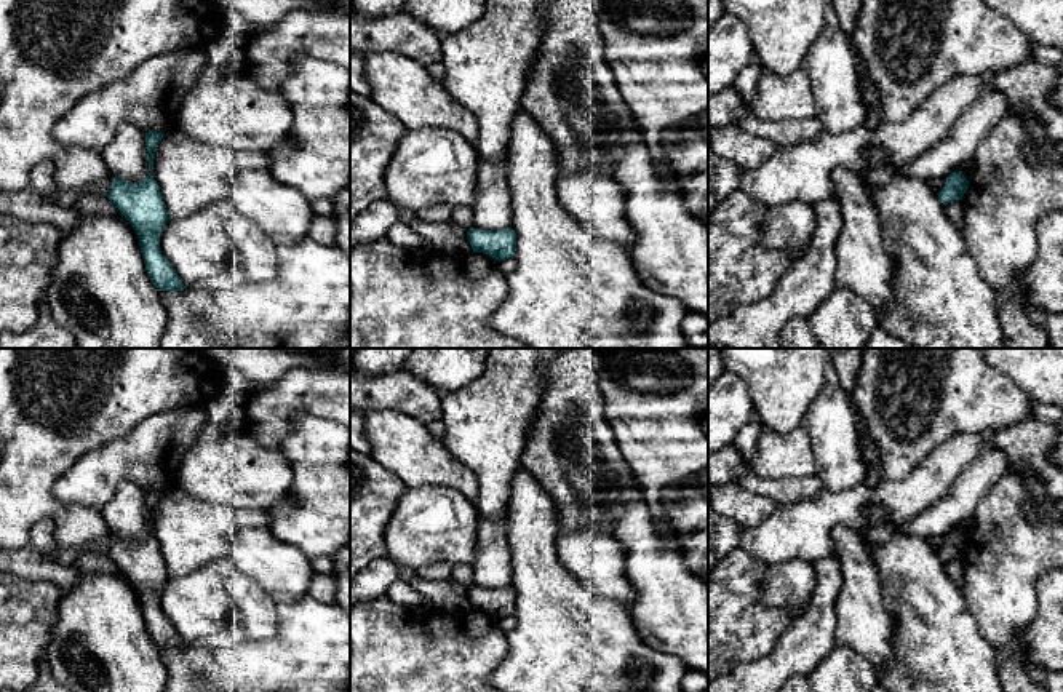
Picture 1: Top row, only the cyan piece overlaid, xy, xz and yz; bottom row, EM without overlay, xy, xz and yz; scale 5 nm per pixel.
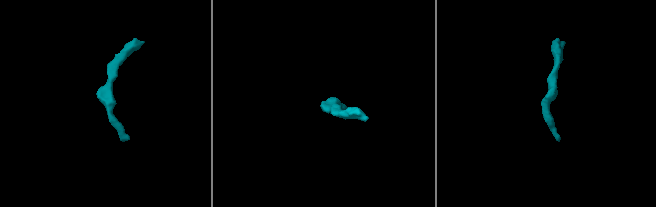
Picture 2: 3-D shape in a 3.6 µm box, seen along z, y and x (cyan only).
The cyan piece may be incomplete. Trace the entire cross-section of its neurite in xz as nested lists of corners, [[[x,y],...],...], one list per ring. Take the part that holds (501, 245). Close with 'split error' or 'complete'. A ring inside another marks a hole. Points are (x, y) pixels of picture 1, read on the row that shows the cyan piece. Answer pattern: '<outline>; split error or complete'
[[[512,227],[497,232],[470,229],[467,238],[473,253],[483,253],[497,262],[513,257],[516,253],[516,233]]]; complete

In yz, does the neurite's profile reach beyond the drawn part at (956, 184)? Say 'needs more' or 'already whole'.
already whole

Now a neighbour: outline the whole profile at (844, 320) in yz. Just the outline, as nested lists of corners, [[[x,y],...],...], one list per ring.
[[[838,284],[814,310],[809,323],[823,348],[863,348],[879,324],[865,299]]]

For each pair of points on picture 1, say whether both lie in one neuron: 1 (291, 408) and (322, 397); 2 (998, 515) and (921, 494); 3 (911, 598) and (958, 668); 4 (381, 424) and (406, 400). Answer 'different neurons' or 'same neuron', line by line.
1: same neuron
2: different neurons
3: same neuron
4: different neurons

